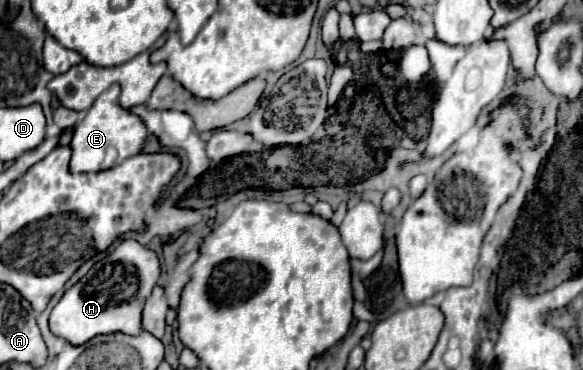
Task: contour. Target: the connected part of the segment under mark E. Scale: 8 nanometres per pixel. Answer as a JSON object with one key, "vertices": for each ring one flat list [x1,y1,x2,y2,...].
{"vertices":[[112,84,108,90,104,90,98,100,90,106,86,116,76,124,74,138,70,142,74,154,70,160,70,170,74,172,100,172,108,170,116,164,122,164,126,158,132,158,140,154,148,140,148,128,130,110,122,108,120,102,120,86]]}

